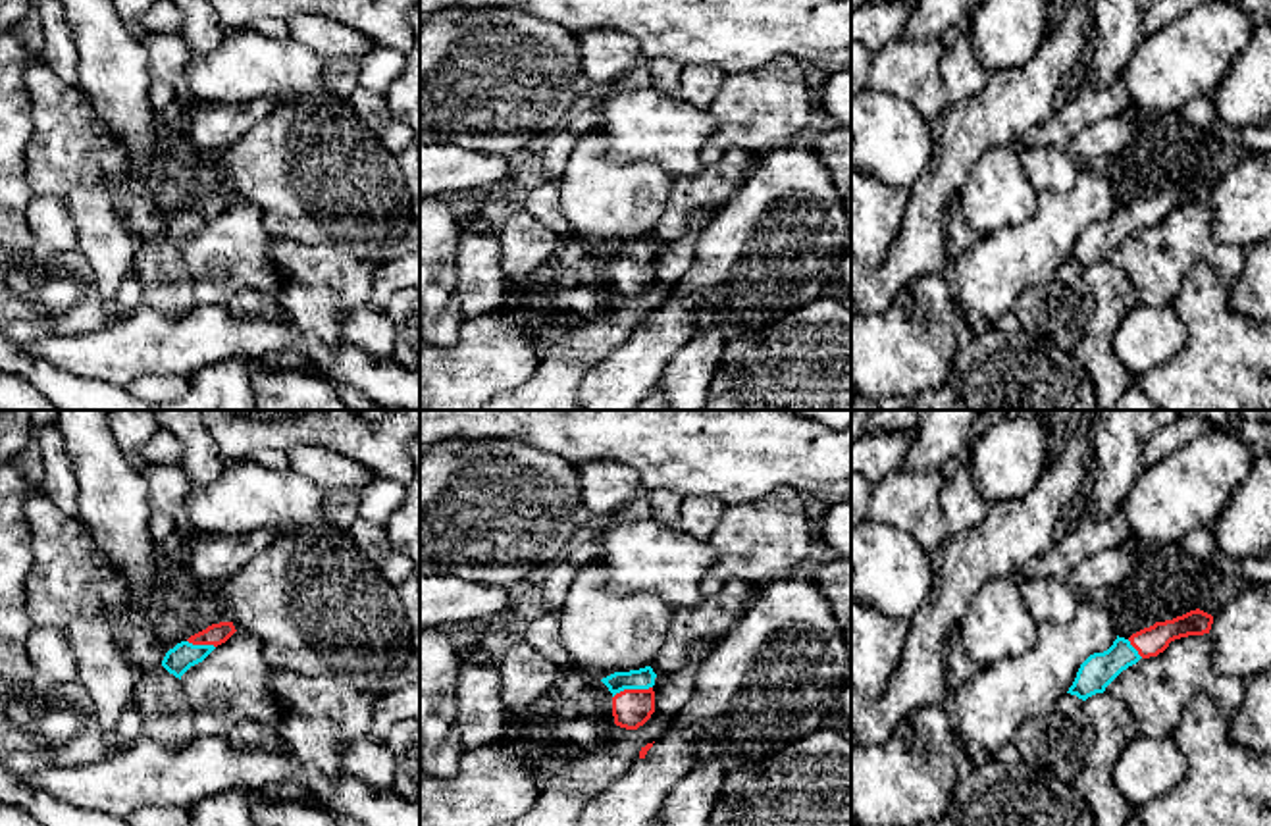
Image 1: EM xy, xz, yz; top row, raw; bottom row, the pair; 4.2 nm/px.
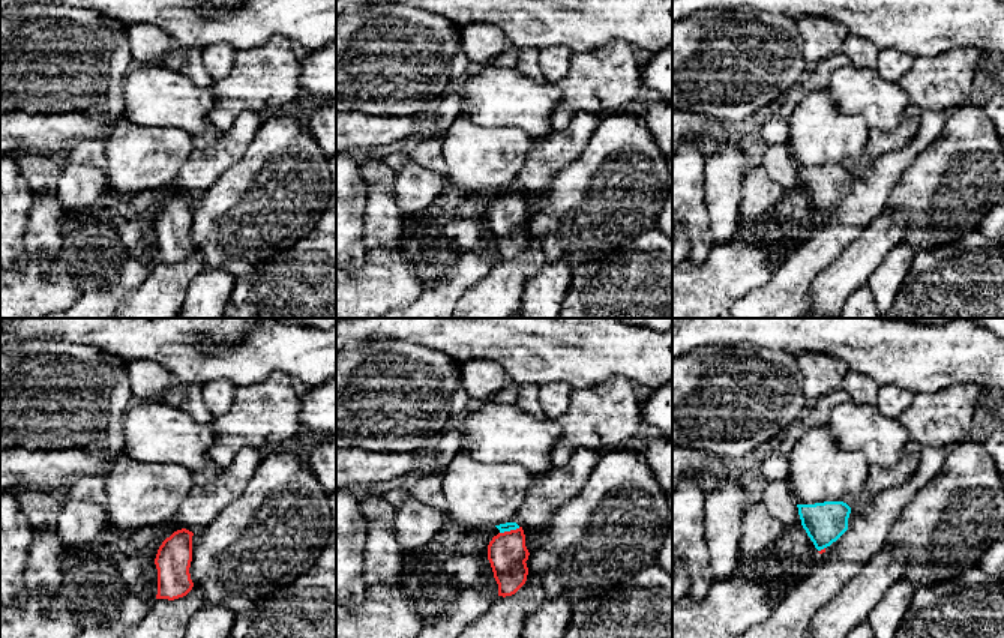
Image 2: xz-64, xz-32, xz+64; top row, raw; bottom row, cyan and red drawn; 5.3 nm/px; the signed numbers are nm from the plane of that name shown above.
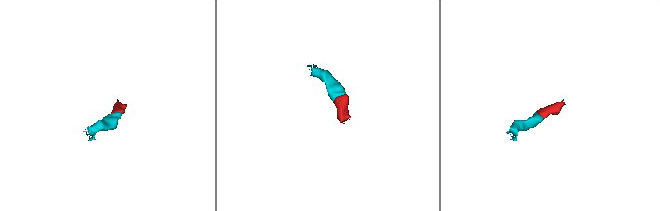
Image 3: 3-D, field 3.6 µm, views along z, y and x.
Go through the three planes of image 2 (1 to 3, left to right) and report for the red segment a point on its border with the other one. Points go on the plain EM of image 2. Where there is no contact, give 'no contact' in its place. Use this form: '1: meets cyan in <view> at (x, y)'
1: no contact
2: meets cyan in xz-32 at (509, 194)
3: meets cyan in xz+64 at (821, 212)

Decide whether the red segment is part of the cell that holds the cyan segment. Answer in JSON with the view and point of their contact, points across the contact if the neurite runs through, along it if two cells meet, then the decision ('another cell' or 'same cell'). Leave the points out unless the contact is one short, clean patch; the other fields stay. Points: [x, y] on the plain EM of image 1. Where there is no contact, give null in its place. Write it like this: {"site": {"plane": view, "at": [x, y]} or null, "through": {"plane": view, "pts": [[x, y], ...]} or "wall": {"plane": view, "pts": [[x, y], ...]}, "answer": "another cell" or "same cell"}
{"site": {"plane": "xz", "at": [632, 257]}, "through": {"plane": "xz", "pts": [[644, 247], [632, 257], [632, 276]]}, "answer": "same cell"}

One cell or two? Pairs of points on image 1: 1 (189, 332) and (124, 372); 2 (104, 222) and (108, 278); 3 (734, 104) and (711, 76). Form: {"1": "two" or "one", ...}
{"1": "one", "2": "one", "3": "two"}

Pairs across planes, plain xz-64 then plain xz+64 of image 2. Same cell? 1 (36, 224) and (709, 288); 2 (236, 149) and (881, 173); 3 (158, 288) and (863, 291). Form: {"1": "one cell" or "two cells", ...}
{"1": "two cells", "2": "two cells", "3": "two cells"}

